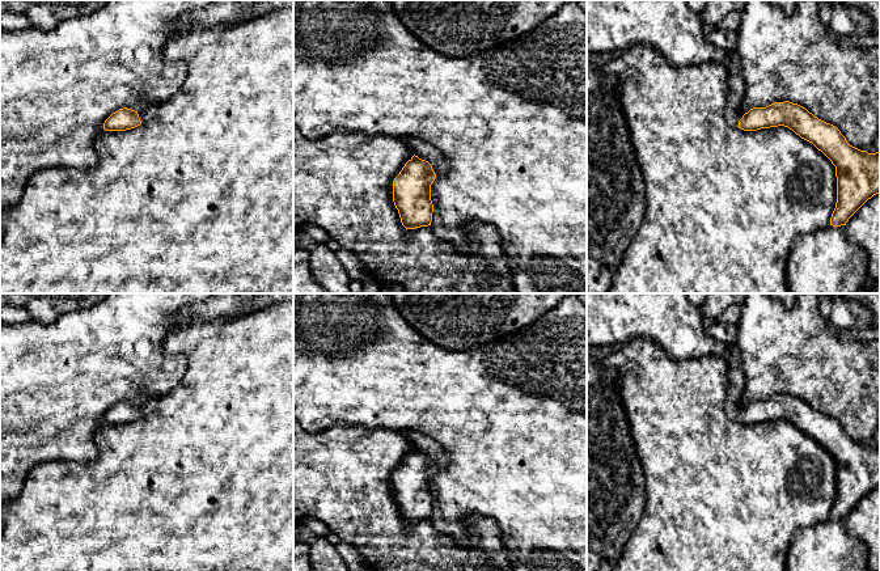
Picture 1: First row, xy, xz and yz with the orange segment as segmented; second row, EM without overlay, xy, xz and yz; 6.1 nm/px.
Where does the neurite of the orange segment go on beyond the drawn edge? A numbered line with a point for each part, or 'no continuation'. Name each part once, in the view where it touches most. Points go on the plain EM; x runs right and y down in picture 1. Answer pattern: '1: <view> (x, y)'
1: xz (440, 459)

